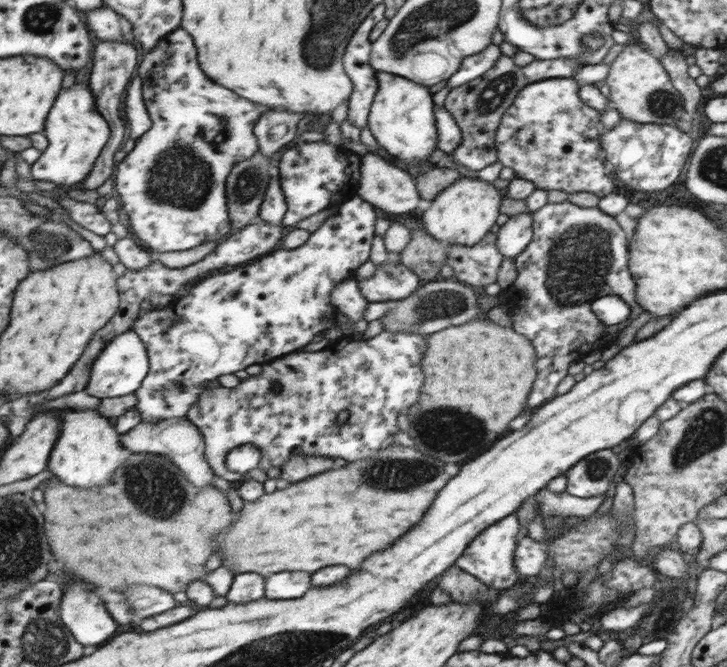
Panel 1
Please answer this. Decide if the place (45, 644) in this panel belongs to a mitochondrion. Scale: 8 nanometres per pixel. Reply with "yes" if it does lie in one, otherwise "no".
yes

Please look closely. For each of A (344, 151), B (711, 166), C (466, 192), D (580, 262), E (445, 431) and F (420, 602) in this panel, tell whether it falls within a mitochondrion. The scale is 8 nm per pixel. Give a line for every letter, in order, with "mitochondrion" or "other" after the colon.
A: other
B: mitochondrion
C: other
D: mitochondrion
E: mitochondrion
F: other

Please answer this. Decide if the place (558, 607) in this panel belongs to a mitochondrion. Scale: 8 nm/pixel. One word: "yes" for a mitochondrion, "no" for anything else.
no

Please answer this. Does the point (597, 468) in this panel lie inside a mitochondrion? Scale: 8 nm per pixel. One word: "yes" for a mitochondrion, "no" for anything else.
yes

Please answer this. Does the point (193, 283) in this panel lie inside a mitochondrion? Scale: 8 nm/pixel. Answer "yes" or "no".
no

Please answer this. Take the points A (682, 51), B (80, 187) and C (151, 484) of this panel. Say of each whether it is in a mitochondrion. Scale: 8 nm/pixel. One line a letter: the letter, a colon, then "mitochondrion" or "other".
A: other
B: other
C: mitochondrion

